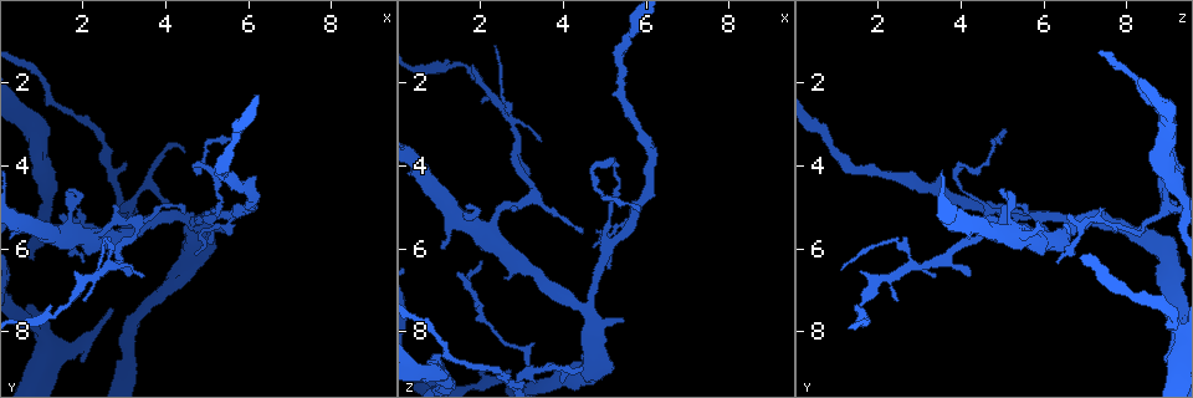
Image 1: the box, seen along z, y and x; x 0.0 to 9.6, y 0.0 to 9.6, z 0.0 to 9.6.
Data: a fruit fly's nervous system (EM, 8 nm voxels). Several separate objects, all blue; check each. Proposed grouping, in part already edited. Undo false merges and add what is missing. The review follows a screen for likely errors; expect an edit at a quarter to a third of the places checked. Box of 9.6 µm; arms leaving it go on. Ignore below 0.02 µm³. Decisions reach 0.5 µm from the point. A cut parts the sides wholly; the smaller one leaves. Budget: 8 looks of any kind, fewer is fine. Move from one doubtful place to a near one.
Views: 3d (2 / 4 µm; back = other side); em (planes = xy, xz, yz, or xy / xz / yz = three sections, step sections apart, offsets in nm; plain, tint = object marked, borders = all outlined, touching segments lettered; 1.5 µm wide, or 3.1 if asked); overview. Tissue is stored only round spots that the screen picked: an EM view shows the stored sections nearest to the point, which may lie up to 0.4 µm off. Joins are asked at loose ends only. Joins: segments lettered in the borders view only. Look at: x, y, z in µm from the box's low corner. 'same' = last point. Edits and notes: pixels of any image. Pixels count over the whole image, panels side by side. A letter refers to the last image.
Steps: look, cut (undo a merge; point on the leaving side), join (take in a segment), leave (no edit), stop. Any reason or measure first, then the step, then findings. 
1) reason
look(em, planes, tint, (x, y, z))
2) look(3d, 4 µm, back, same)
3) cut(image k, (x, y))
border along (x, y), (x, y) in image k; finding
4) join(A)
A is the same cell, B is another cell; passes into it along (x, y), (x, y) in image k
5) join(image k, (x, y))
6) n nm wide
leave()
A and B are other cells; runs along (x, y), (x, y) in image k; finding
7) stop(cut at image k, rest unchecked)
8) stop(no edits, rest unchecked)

free end
look(3d, 2 µm, (4.40, 3.65, 8.85))

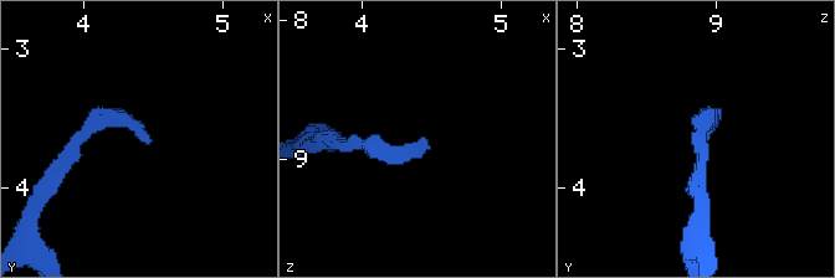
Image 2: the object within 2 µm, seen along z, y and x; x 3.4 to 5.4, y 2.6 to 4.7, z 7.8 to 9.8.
look(em, yz, step 4, plain, (4.44, 3.66, 8.84))

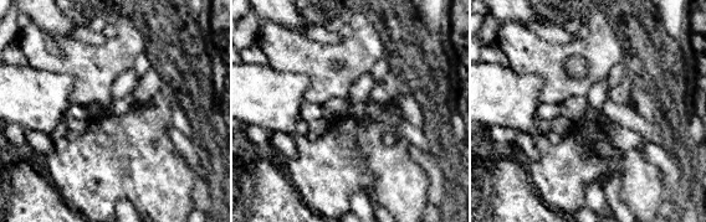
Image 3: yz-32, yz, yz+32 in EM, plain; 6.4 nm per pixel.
what lies round it
look(em, yz, step 4, borders, same)

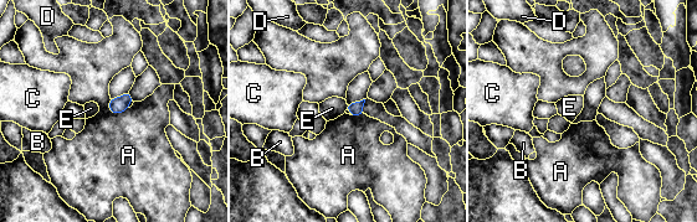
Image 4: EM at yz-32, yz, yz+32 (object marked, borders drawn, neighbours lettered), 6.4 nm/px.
A touches over 150 nm
leave()
A, B, C, D and E are other cells; border along (107, 104), (114, 113), (128, 108) in image 4; no lettered segment goes on from it

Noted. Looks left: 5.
free end
look(em, xy, step 8, borders, (2.10, 7.25, 2.50))

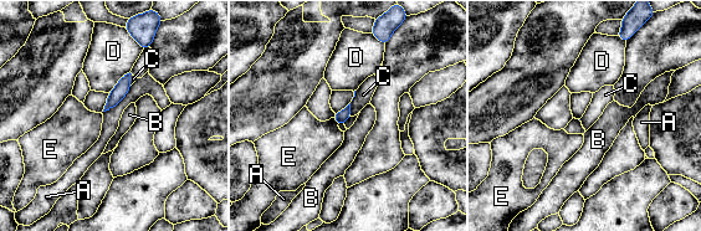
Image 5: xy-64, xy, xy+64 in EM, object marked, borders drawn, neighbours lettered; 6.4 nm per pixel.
look(em, planes, borders, same)

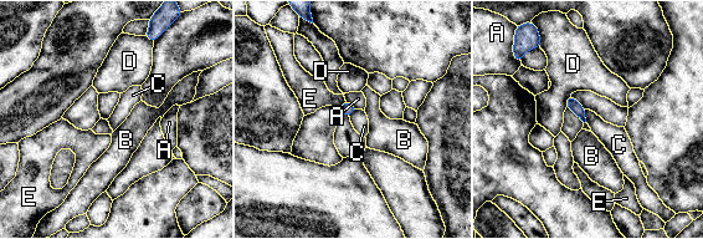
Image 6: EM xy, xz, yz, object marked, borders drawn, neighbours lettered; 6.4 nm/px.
leave()
A, B, C, D and E are other cells; border along (584, 110), (586, 121) in image 6; no lettered segment goes on from it

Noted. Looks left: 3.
thin end
look(em, xz, step 4, borders, (2.00, 8.80, 9.00))

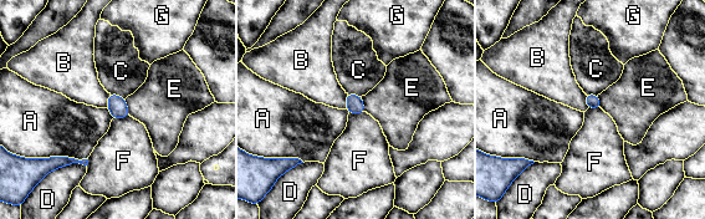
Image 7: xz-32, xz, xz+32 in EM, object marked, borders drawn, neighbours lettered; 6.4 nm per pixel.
A touches over 260 nm
leave()
A, B, C, D, E, F and G are other cells; none of them fits

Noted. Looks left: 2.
stop(no edits, rest unchecked)

